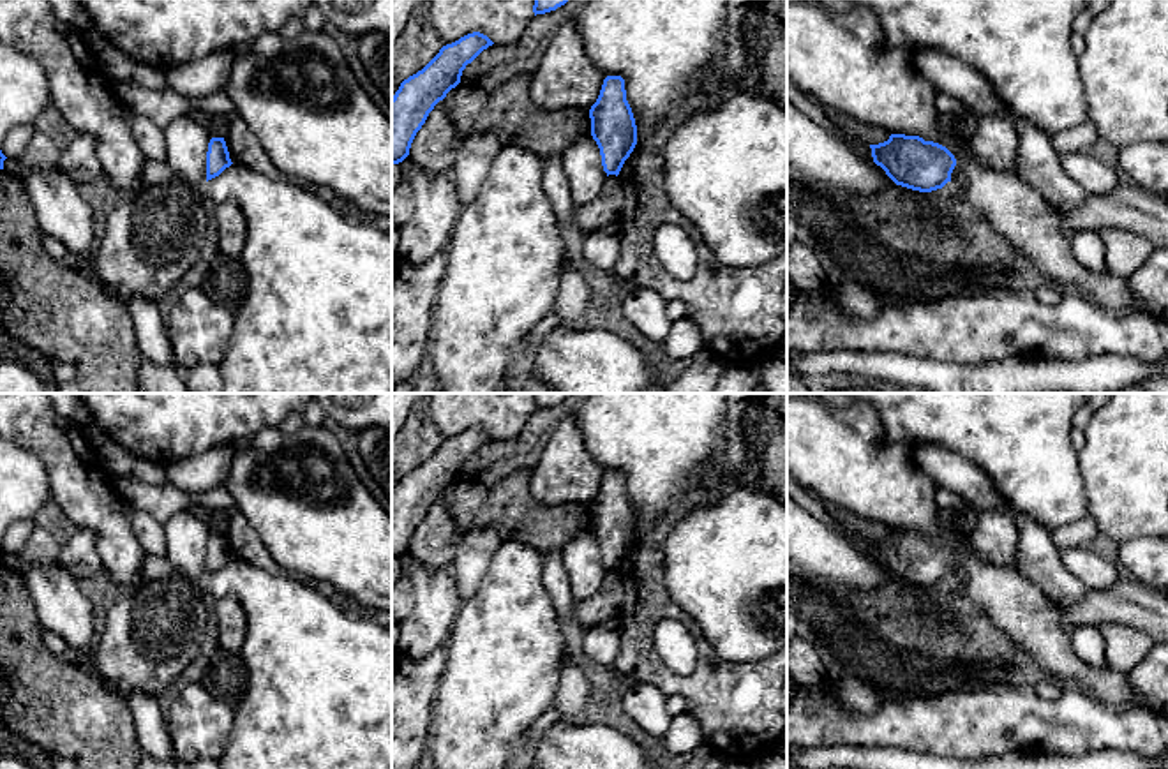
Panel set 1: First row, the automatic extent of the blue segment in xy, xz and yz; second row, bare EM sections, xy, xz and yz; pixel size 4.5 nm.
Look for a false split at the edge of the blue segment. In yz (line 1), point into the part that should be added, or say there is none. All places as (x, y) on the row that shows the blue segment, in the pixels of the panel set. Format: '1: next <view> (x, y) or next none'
1: next none

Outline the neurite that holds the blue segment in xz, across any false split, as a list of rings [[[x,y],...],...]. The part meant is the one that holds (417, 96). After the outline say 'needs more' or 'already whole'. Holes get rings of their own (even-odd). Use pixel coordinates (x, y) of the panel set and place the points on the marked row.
[[[473,32],[446,44],[416,74],[404,79],[392,97],[392,164],[409,155],[416,132],[434,106],[460,83],[462,71],[494,42]]]; already whole

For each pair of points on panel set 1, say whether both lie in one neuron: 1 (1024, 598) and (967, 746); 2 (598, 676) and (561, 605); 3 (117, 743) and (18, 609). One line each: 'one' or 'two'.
1: two
2: one
3: one

